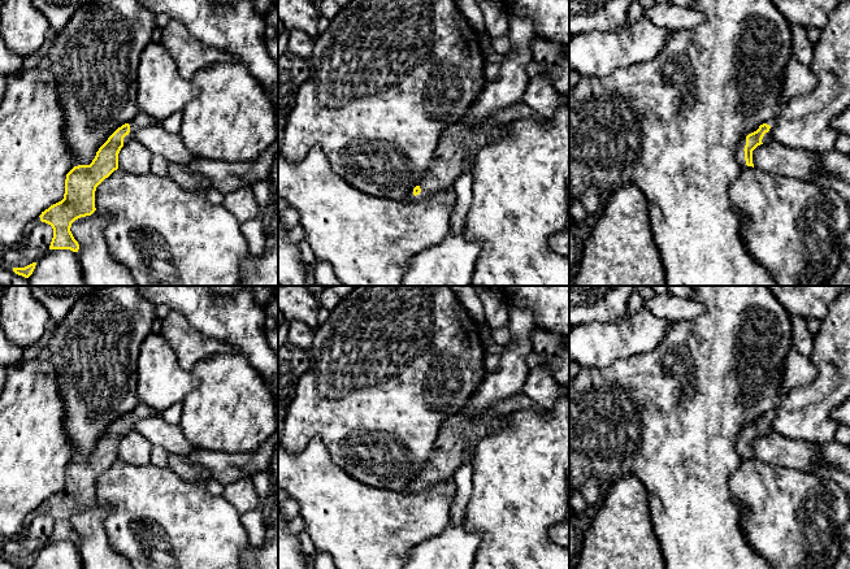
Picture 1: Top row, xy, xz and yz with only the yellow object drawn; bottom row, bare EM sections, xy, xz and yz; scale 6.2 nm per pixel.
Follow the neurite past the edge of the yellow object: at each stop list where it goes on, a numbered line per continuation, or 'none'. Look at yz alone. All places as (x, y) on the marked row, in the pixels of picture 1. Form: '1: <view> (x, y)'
1: yz (740, 155)

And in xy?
1: xy (142, 120)

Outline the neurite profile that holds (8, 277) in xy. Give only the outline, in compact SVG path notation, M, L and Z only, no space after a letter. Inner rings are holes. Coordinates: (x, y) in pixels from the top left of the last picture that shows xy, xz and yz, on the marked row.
M0 268L0 286L29 286L29 279L16 274L10 268Z

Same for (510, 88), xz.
M509 13L507 36L511 49L499 62L499 78L486 83L476 104L461 120L469 130L476 130L489 122L496 112L524 103L529 83L526 66L533 60L532 43L537 34L529 18Z

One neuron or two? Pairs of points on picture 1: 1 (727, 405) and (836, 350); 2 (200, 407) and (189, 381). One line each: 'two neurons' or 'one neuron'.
1: two neurons
2: two neurons

